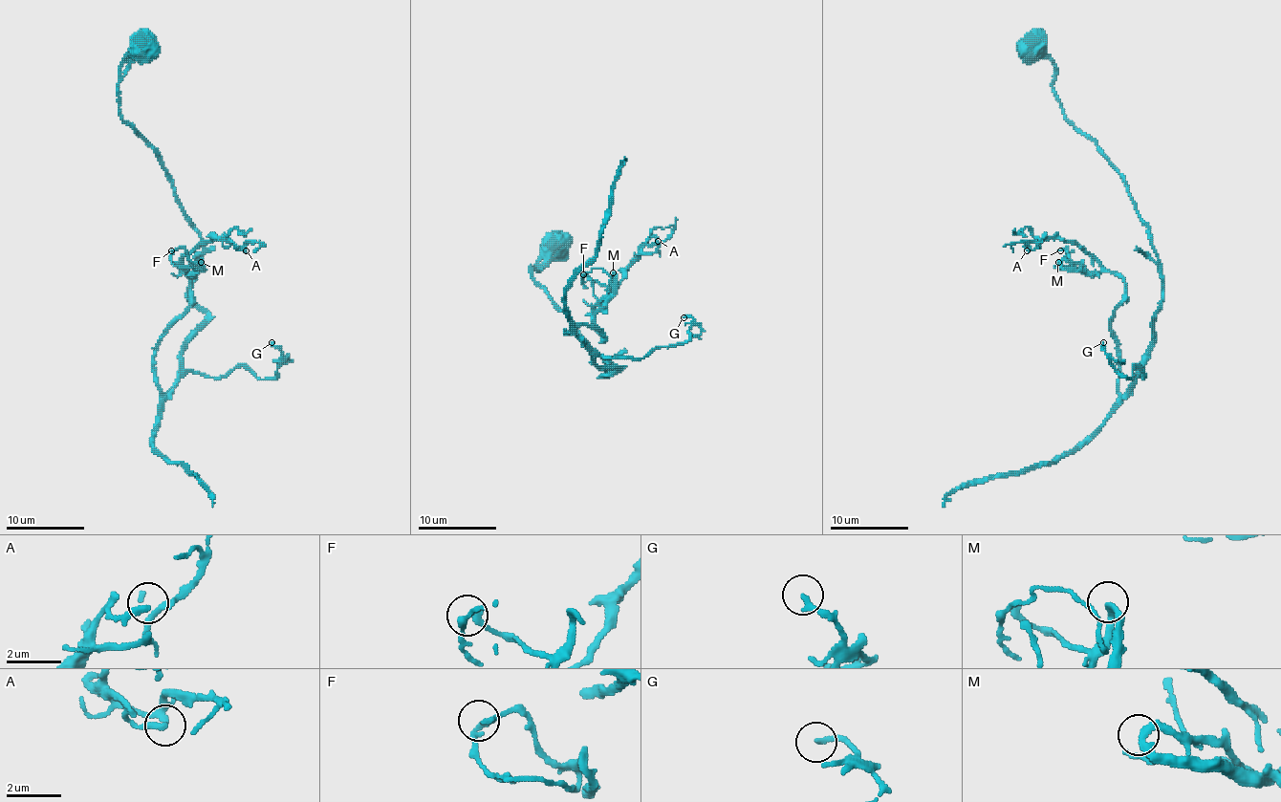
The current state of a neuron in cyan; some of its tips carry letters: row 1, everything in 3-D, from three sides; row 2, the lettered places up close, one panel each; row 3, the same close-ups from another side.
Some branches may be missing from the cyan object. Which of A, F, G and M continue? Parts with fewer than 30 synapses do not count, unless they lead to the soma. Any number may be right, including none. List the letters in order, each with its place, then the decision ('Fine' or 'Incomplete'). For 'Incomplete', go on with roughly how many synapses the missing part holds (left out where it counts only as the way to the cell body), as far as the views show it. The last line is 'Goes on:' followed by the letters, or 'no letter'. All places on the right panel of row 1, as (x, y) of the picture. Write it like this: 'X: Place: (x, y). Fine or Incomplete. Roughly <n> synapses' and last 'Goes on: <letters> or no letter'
A: Place: (1027, 250). Fine
F: Place: (1060, 250). Fine
G: Place: (1103, 342). Fine
M: Place: (1058, 262). Fine
Goes on: no letter

